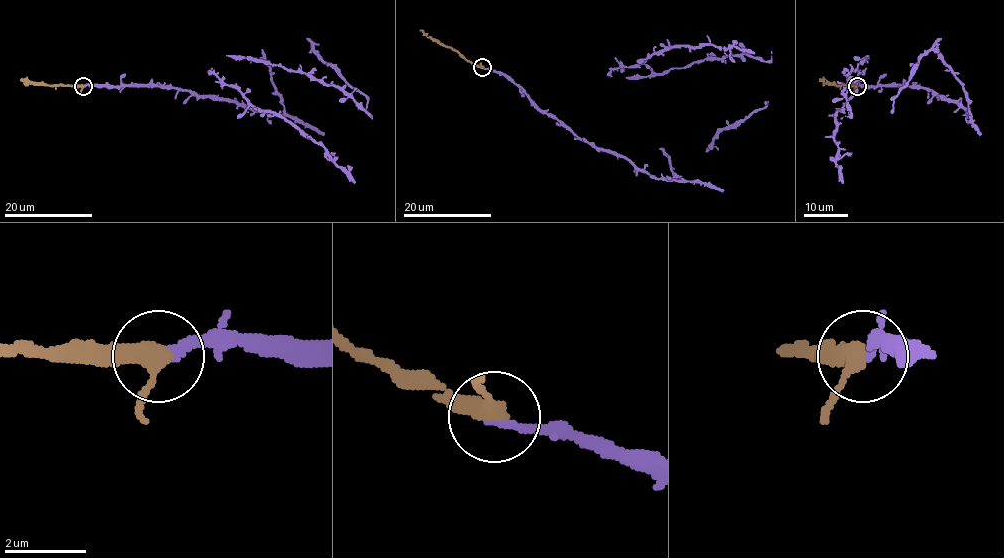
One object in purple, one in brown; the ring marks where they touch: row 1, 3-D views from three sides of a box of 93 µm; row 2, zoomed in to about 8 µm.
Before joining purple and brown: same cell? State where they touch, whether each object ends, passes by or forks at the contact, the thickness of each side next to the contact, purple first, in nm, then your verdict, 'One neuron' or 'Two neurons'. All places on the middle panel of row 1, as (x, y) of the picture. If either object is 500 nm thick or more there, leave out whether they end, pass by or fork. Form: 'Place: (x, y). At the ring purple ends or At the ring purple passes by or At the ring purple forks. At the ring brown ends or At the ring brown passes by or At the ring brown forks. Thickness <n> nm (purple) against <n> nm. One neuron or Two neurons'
Place: (482, 67). At the ring purple ends. At the ring brown passes by. Thickness 240 nm (purple) against 380 nm. One neuron

